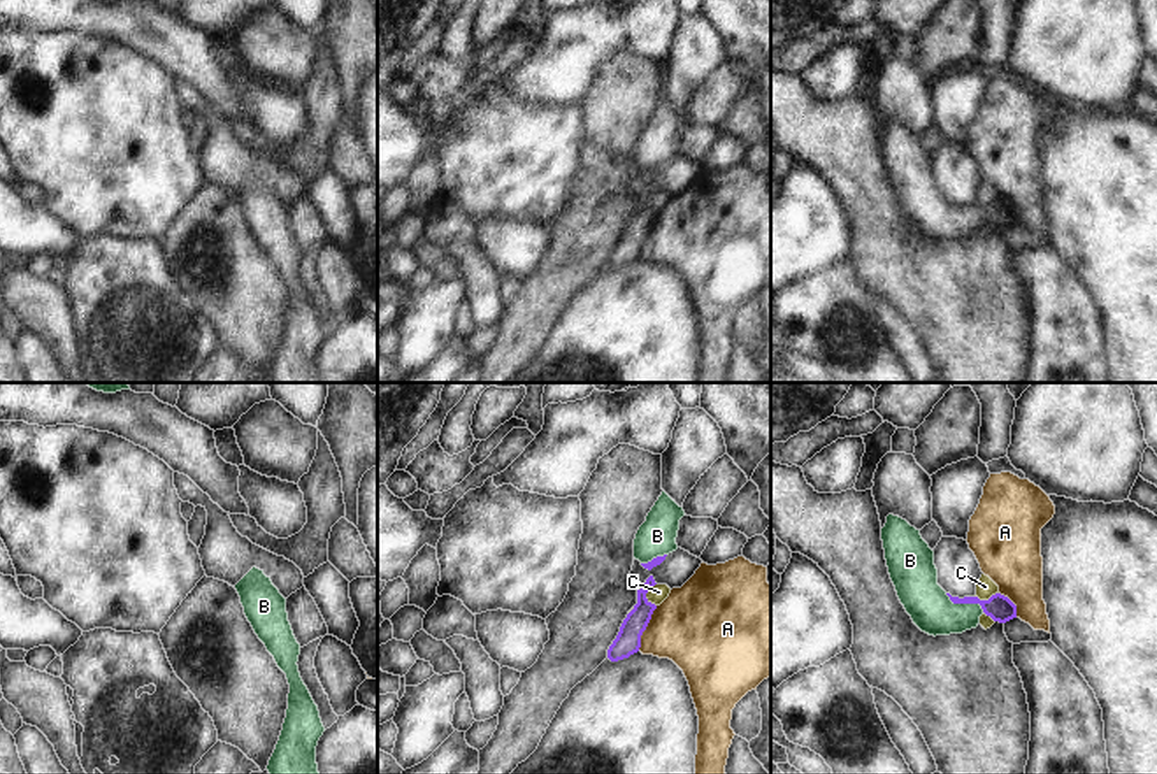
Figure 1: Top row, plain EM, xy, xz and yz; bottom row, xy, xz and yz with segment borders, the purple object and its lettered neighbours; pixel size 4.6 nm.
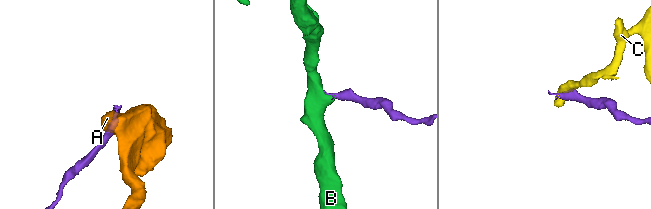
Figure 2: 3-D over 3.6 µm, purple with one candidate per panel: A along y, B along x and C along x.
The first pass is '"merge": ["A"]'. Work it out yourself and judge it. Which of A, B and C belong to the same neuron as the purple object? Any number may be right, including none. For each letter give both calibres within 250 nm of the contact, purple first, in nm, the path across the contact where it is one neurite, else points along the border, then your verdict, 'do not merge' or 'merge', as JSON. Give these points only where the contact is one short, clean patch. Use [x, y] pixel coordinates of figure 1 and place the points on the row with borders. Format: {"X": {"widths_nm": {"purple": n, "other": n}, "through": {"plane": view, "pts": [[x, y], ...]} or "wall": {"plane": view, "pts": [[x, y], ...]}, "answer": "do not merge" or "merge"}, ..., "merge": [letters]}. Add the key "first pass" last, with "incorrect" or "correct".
{"A": {"widths_nm": {"purple": 120, "other": 400}, "wall": {"plane": "xz", "pts": [[657, 606], [638, 650]]}, "answer": "do not merge"}, "B": {"widths_nm": {"purple": 120, "other": 200}, "through": {"plane": "yz", "pts": [[999, 608], [966, 602], [959, 609], [931, 609]]}, "answer": "merge"}, "C": {"widths_nm": {"purple": 120, "other": 80}, "wall": {"plane": "xz", "pts": [[655, 583], [646, 594], [655, 606]]}, "answer": "do not merge"}, "merge": ["B"], "first pass": "incorrect"}

